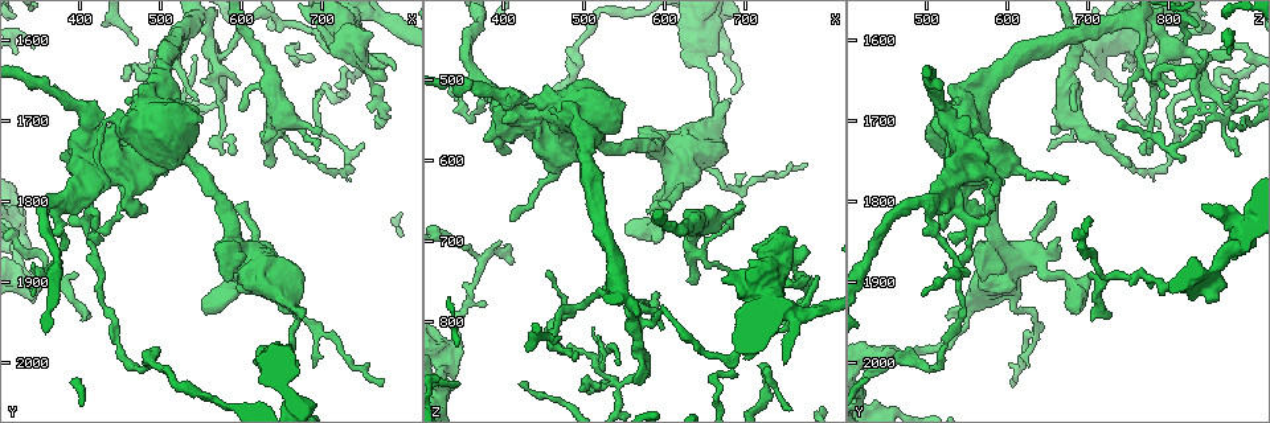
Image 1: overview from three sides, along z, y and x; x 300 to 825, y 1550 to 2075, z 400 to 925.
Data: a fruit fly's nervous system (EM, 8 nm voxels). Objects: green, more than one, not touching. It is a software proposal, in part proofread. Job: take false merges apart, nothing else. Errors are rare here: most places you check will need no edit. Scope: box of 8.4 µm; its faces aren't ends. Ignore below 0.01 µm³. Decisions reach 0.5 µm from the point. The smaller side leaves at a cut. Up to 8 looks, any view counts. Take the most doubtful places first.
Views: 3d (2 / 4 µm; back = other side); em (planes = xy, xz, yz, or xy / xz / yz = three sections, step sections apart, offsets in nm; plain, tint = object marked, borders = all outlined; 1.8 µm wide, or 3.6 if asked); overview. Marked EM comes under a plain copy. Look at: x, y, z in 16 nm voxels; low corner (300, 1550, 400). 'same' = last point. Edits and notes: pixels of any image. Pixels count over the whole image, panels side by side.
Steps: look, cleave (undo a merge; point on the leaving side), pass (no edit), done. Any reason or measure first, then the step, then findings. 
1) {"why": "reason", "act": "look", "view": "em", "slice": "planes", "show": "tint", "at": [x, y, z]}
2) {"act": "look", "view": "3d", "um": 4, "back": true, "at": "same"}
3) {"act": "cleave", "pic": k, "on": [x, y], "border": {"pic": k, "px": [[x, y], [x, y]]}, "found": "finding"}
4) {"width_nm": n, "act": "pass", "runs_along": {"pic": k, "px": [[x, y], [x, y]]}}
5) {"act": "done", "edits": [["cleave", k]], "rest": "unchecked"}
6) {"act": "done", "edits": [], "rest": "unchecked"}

{"why": "thin neck", "act": "look", "view": "3d", "um": 4, "at": [720, 1655, 860]}

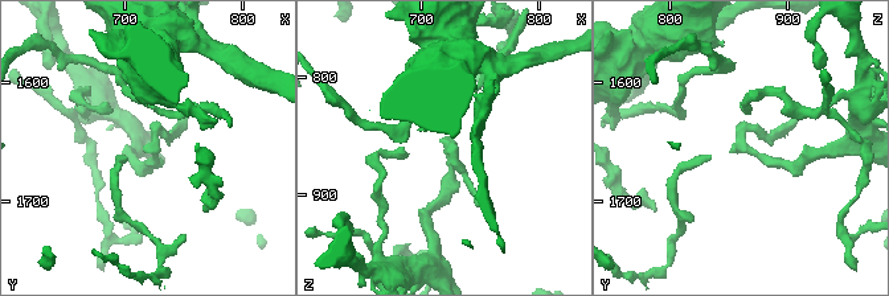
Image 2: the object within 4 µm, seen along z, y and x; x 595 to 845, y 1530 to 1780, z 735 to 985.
{"why": "need the tissue", "act": "look", "view": "em", "slice": "xz", "step": 4, "show": "tint", "at": [724, 1658, 860]}

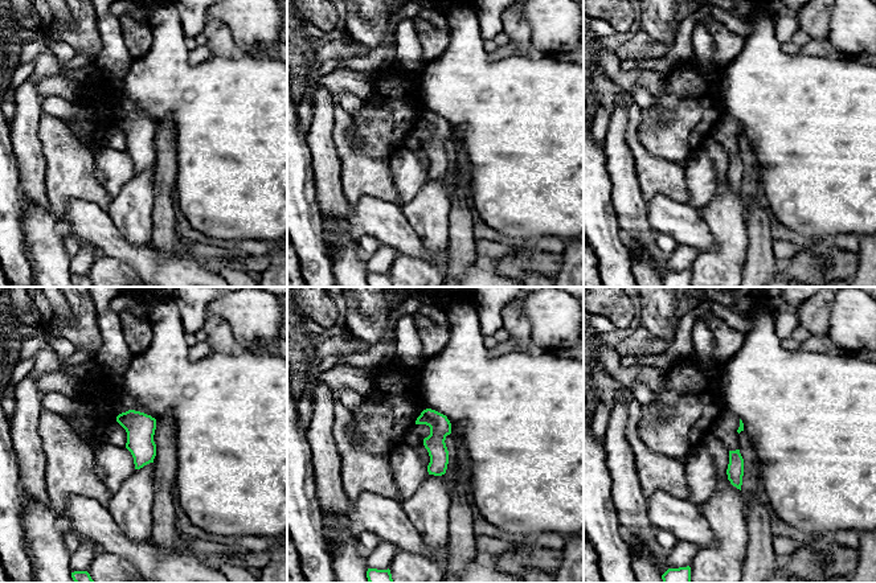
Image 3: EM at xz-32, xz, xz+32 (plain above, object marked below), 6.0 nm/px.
{"why": "cut it another way", "act": "look", "view": "em", "slice": "planes", "show": "tint", "at": "same"}

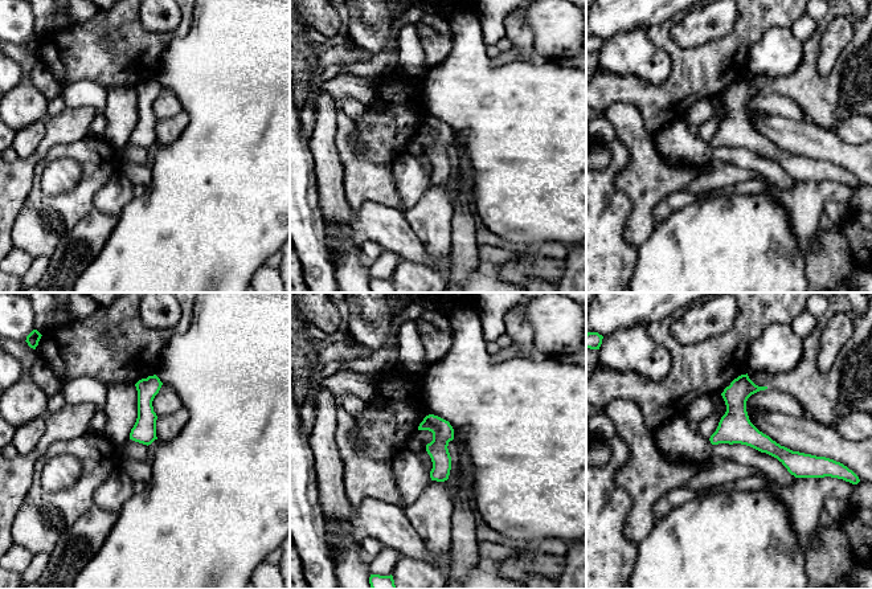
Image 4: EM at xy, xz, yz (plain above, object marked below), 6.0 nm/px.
{"width_nm": 130, "act": "pass", "found": "one neuron here"}

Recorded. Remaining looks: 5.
{"why": "thick turns thin", "act": "look", "view": "3d", "um": 2, "at": [650, 1715, 725]}

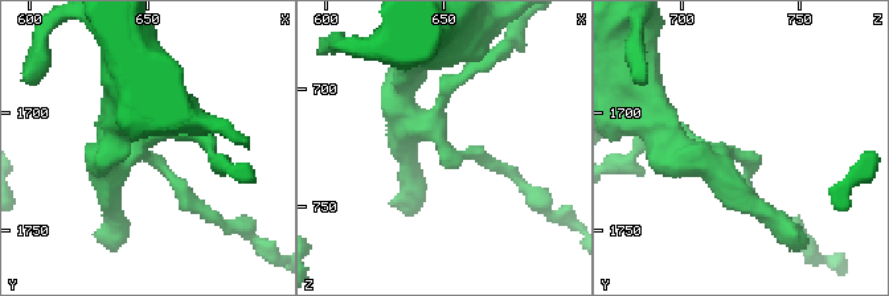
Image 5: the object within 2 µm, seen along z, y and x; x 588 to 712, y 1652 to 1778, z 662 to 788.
{"why": "now the EM", "act": "look", "view": "em", "slice": "xy", "step": 4, "show": "tint", "at": [649, 1717, 726]}

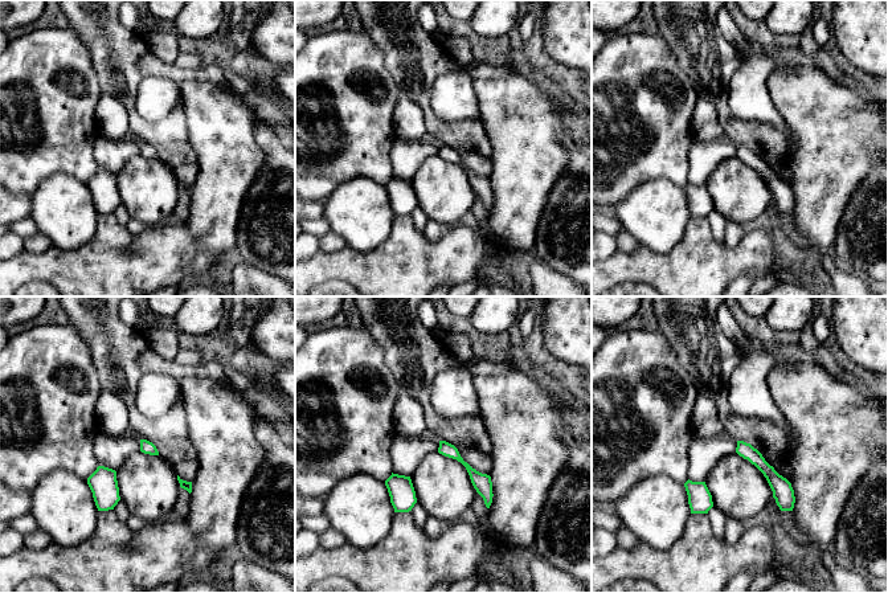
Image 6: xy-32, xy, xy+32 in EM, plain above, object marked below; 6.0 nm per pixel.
{"why": "cut it another way", "act": "look", "view": "em", "slice": "planes", "show": "tint", "at": "same"}

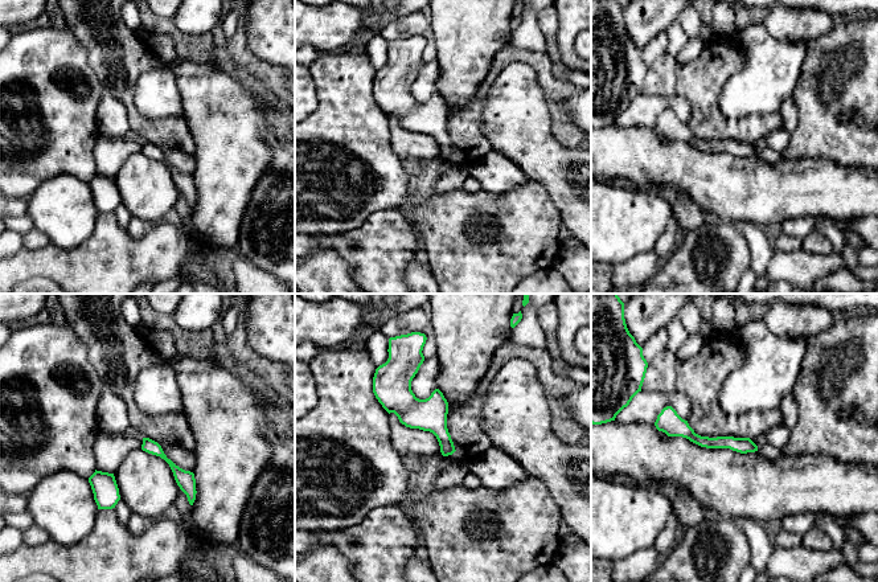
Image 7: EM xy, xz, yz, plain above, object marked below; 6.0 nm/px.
{"act": "pass", "found": "all the same neuron"}

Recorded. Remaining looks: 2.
{"why": "arms part here", "act": "look", "view": "3d", "um": 2, "at": [525, 1695, 870]}

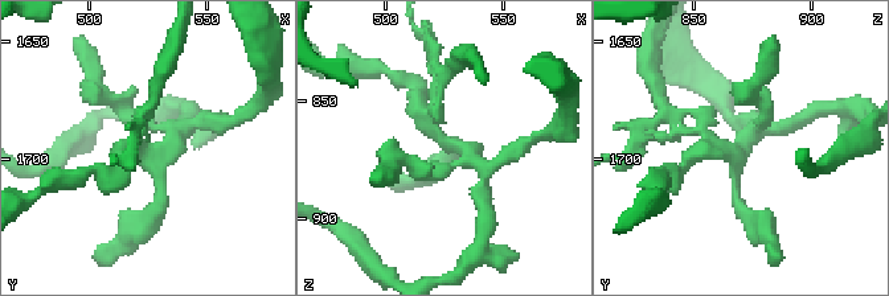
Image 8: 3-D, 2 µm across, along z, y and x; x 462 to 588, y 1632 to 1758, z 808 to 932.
{"act": "look", "view": "em", "slice": "xy", "step": 16, "show": "tint", "at": [530, 1699, 869]}

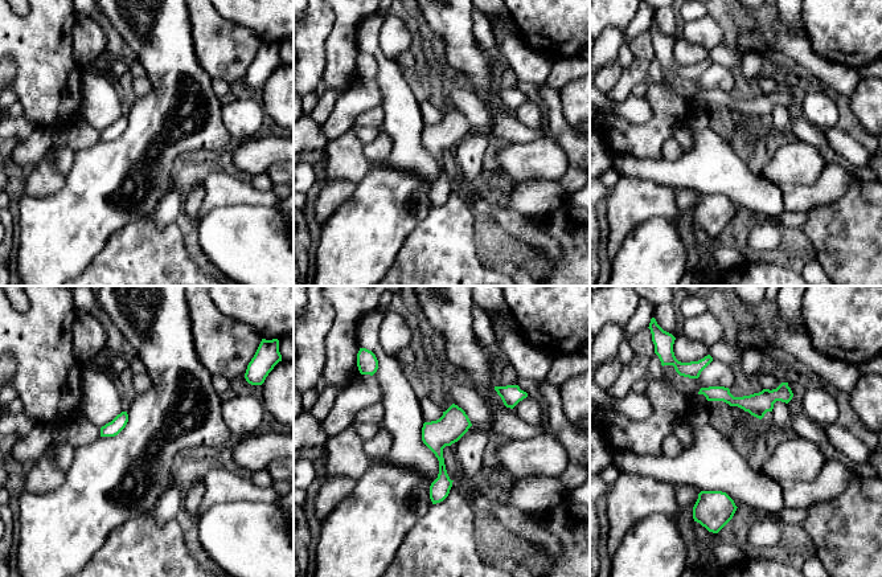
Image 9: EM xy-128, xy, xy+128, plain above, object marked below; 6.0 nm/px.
{"act": "pass", "runs_along": {"pic": 9, "px": [[454, 408], [454, 422], [439, 437], [435, 499]]}, "found": "continuous, no second neuron"}

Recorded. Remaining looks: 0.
{"act": "done", "edits": [], "rest": "unchecked"}

